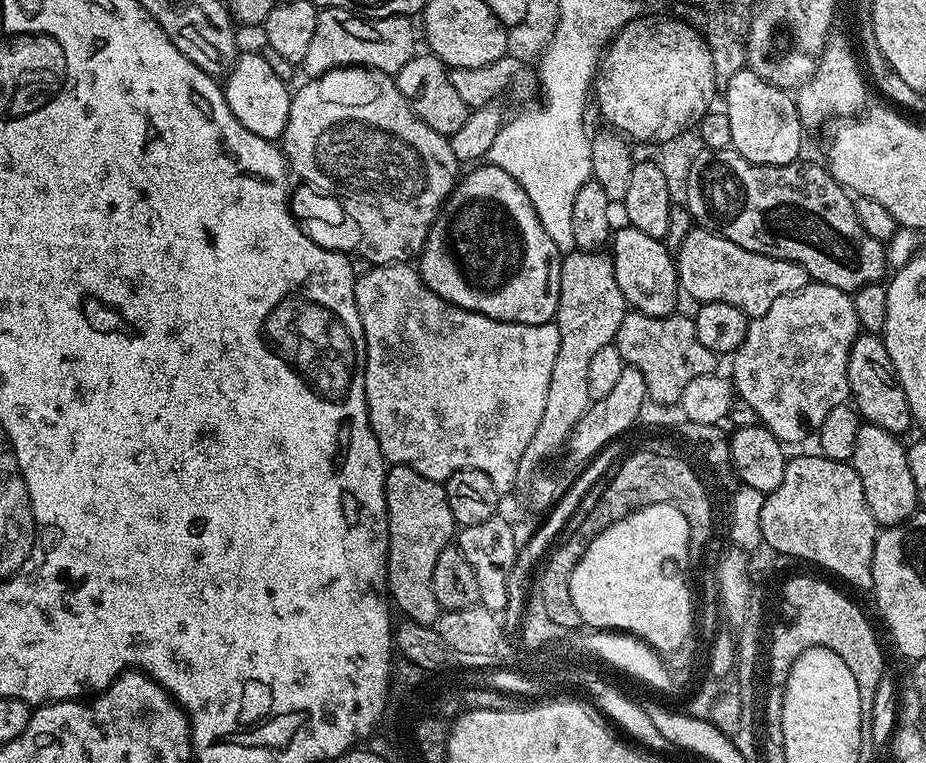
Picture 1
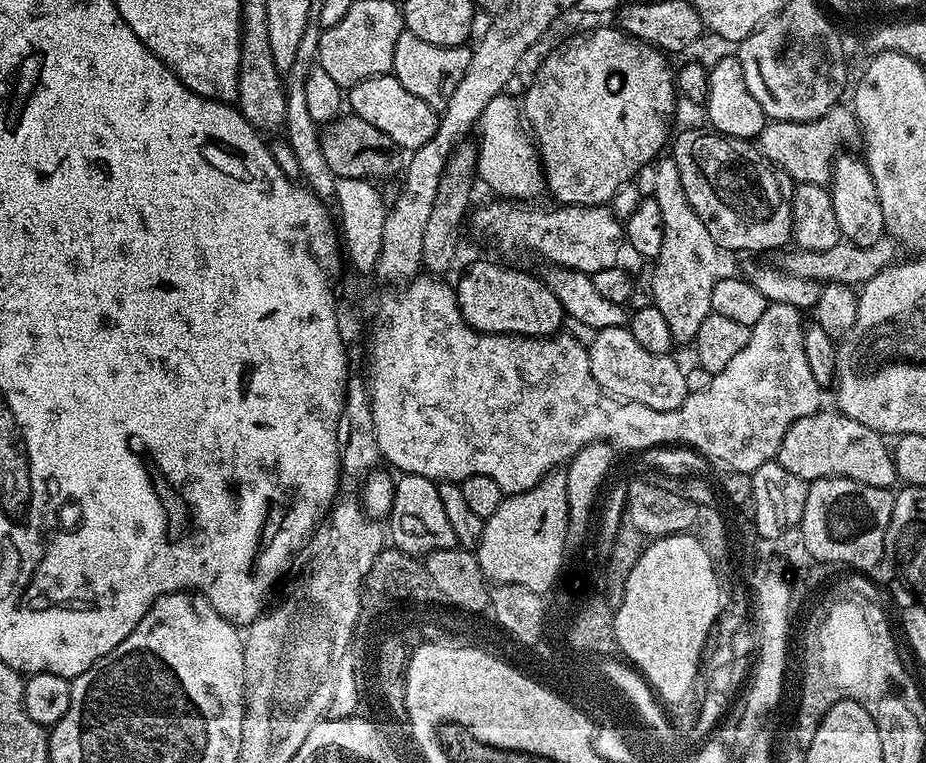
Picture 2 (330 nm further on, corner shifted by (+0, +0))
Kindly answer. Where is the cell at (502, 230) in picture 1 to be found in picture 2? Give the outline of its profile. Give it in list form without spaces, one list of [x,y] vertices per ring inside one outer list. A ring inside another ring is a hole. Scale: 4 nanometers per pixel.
[[[480,260],[477,264],[469,266],[468,273],[460,281],[455,281],[454,287],[456,290],[456,304],[460,307],[462,318],[469,326],[479,332],[507,332],[513,336],[554,336],[565,327],[566,317],[562,306],[558,302],[558,298],[554,298],[554,294],[550,294],[550,290],[544,285],[543,279],[539,275],[531,276],[530,273],[519,272],[516,268],[503,268],[500,264],[491,264],[488,260]]]

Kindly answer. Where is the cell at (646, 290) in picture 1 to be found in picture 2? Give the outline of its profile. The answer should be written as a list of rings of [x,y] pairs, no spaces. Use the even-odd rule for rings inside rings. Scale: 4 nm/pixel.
[[[492,198],[489,204],[484,204],[480,209],[473,211],[470,216],[470,224],[472,220],[472,228],[485,240],[488,244],[493,244],[500,252],[540,252],[540,256],[549,265],[558,268],[569,268],[570,270],[578,270],[579,272],[594,273],[601,272],[607,268],[617,267],[621,263],[620,261],[620,244],[622,248],[622,241],[625,239],[624,235],[624,224],[622,223],[621,217],[617,216],[615,212],[612,211],[611,207],[608,206],[597,206],[594,208],[587,208],[586,206],[578,206],[577,204],[566,204],[563,206],[551,206],[552,208],[532,208],[531,203],[528,202],[513,202],[507,198]]]

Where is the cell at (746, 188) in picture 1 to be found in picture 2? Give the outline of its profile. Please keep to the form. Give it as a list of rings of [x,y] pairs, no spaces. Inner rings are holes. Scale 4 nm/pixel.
[[[707,130],[708,132],[684,132],[675,140],[670,148],[671,159],[676,161],[678,166],[678,174],[682,174],[682,190],[686,190],[686,198],[690,198],[690,206],[694,206],[694,214],[698,214],[698,218],[702,218],[702,226],[706,226],[706,231],[710,233],[710,238],[714,238],[717,248],[728,252],[768,252],[771,248],[783,249],[784,243],[792,240],[792,190],[794,181],[791,176],[782,168],[777,168],[775,164],[771,164],[760,153],[759,147],[753,146],[749,141],[736,140],[732,136],[721,136],[715,130]]]

